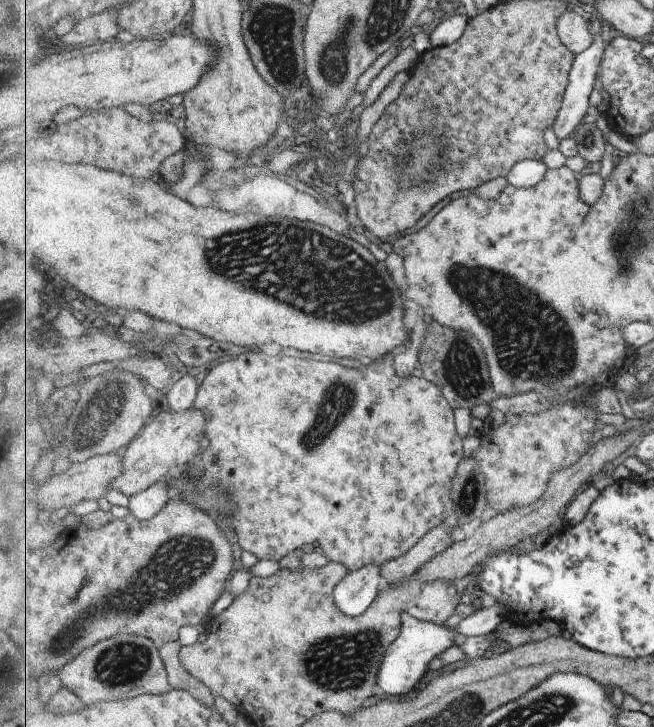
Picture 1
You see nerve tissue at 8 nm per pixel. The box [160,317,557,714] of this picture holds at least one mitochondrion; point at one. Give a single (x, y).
(343, 662)

